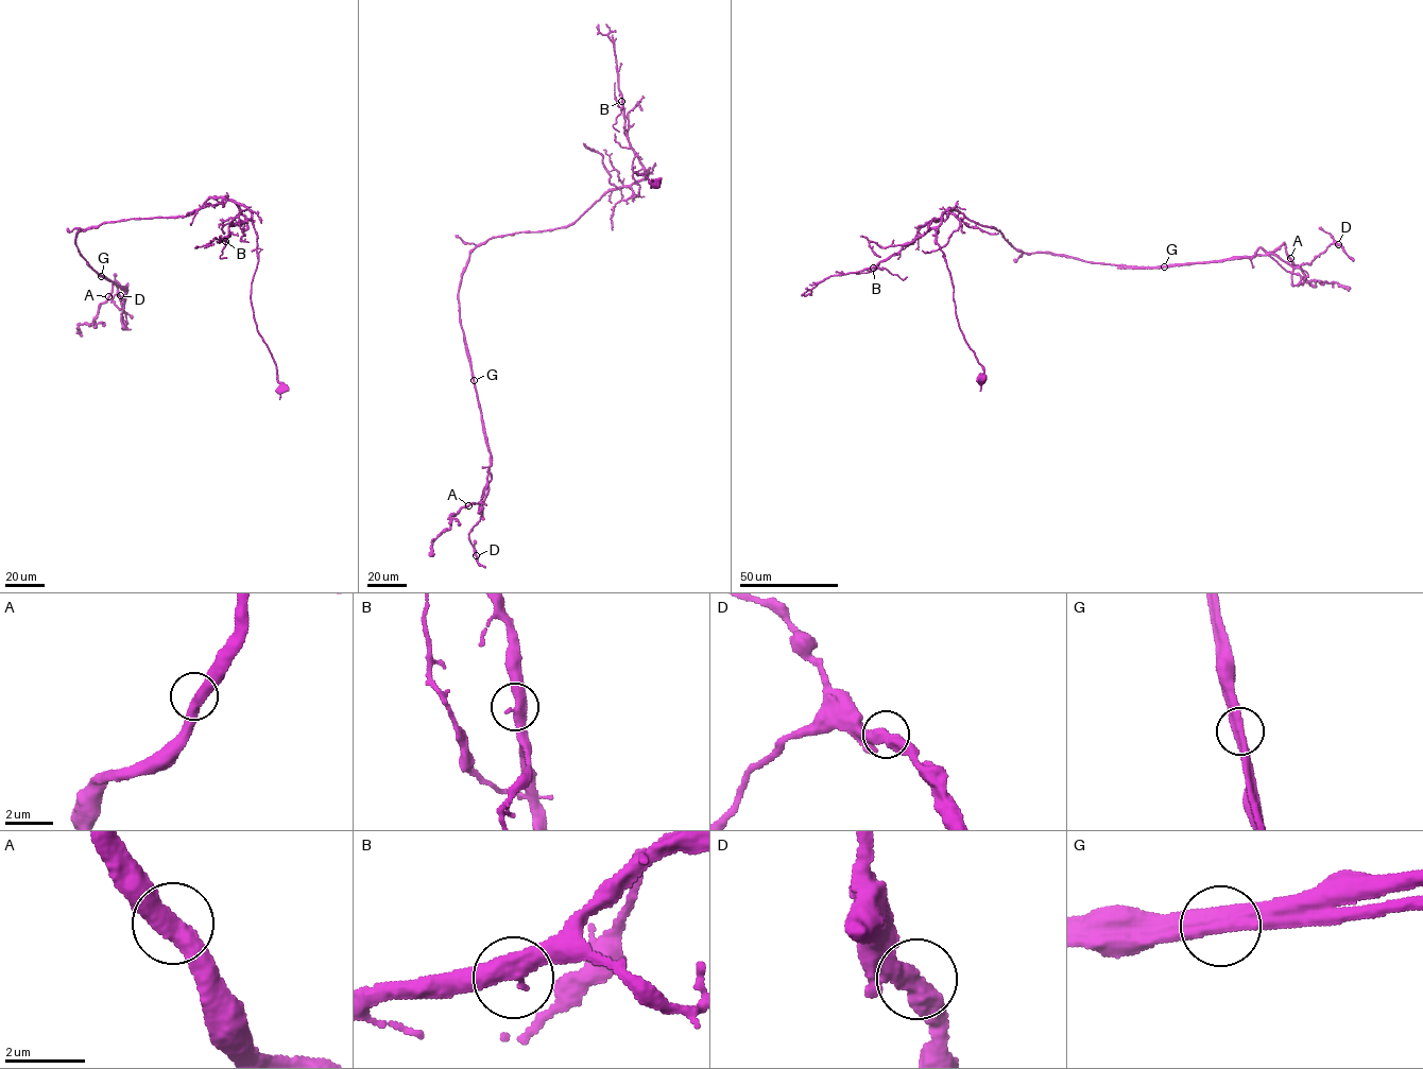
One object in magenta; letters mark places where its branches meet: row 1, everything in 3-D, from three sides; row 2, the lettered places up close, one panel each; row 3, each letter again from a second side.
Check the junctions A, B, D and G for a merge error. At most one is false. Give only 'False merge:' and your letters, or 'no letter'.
False merge: G

